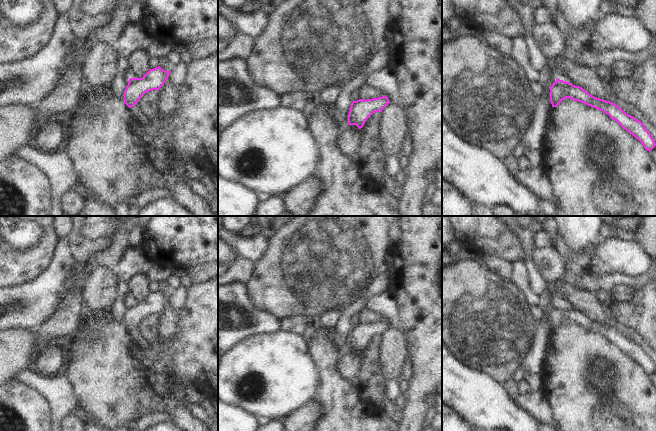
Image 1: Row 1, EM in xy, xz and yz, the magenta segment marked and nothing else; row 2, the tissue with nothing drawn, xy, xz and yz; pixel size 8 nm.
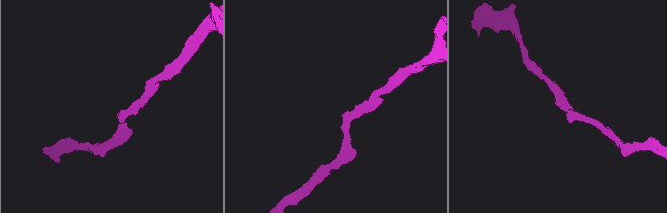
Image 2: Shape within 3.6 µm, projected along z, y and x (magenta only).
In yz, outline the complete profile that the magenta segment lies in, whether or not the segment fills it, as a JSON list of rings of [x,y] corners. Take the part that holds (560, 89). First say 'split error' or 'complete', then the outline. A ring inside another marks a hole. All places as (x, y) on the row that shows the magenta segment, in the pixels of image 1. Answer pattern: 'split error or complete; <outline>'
complete; [[[556,79],[550,87],[550,102],[552,107],[557,107],[565,98],[582,102],[608,114],[612,120],[617,121],[623,129],[638,139],[647,151],[650,152],[656,146],[653,137],[645,128],[645,125],[635,117],[627,114],[618,105],[594,97],[580,86]]]

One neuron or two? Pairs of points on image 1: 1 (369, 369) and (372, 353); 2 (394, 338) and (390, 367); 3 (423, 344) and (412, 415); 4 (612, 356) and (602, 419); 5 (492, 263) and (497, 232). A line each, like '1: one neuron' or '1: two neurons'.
1: one neuron
2: one neuron
3: one neuron
4: one neuron
5: two neurons

